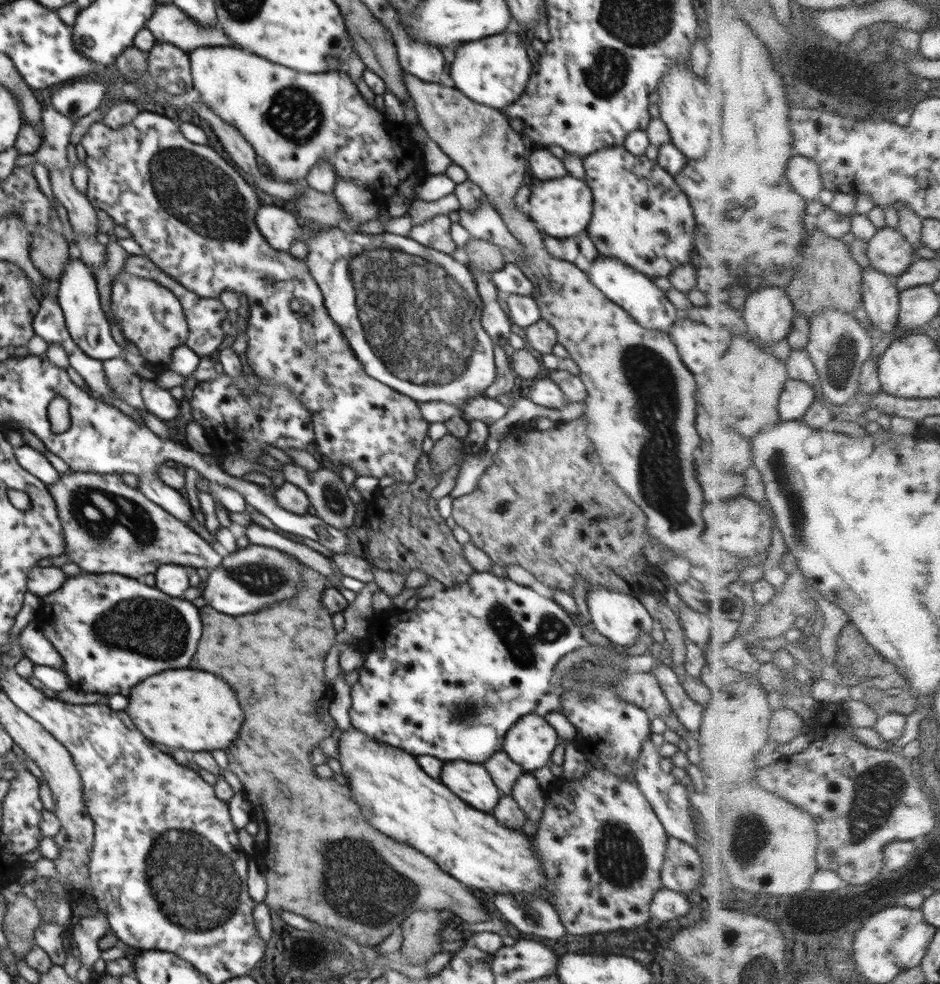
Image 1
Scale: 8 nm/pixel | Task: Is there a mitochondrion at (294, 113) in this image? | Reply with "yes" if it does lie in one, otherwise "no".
yes

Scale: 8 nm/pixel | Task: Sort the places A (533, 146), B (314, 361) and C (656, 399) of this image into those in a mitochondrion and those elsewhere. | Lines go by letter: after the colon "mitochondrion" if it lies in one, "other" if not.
A: other
B: mitochondrion
C: mitochondrion

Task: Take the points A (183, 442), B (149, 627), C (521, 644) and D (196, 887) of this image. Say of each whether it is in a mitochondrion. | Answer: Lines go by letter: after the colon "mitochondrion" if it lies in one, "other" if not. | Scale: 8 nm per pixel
A: other
B: mitochondrion
C: mitochondrion
D: mitochondrion

